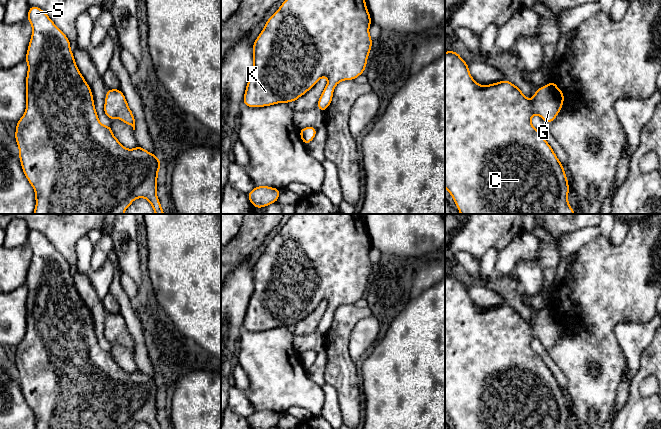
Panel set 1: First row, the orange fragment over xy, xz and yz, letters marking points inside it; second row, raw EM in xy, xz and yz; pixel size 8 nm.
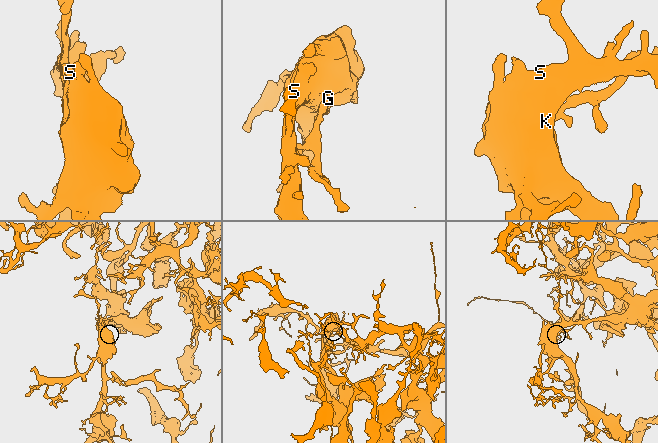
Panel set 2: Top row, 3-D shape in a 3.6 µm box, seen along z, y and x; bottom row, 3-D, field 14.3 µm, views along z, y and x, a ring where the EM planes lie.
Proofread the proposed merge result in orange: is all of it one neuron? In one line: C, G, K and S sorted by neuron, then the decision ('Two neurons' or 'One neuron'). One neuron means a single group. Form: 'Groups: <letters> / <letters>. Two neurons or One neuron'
Groups: C G K S. One neuron

